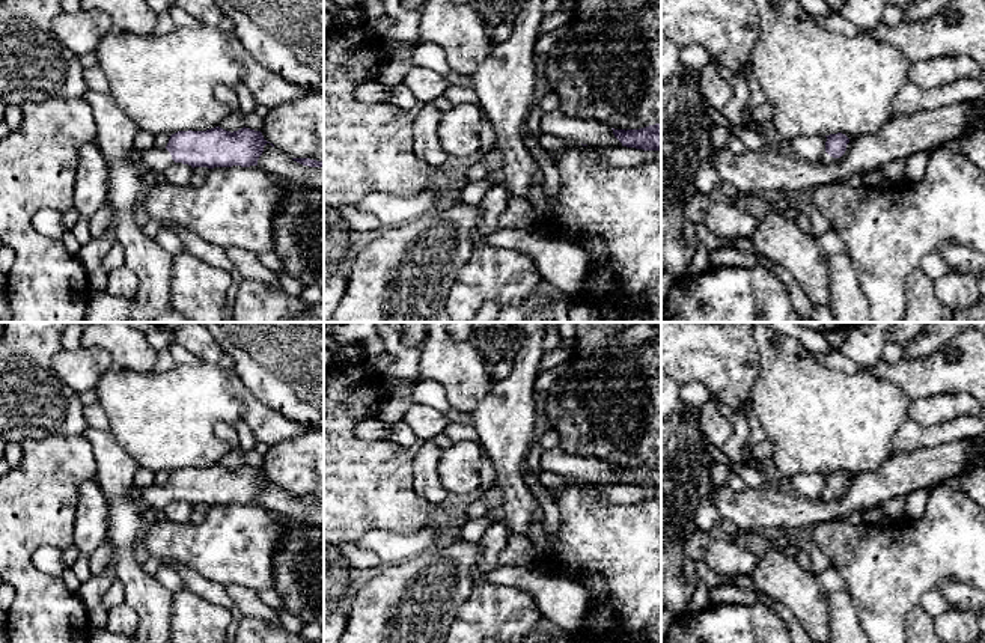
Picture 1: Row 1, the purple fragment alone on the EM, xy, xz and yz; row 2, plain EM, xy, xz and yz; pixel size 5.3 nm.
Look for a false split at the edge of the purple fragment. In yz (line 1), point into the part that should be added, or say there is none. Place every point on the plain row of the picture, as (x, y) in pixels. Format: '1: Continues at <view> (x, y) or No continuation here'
1: Continues at yz (826, 494)

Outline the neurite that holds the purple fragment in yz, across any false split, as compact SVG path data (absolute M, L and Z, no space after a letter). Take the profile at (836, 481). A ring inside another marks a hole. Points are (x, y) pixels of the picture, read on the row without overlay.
M842 470L830 471L825 474L825 489L821 497L830 501L840 500L843 494L849 489L849 476Z

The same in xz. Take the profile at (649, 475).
M661 459L640 467L611 467L622 483L643 488L661 488Z

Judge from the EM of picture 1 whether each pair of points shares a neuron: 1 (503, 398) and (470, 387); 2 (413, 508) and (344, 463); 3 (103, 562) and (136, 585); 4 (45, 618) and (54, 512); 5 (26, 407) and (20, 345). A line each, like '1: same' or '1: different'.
1: different
2: same
3: different
4: same
5: same

